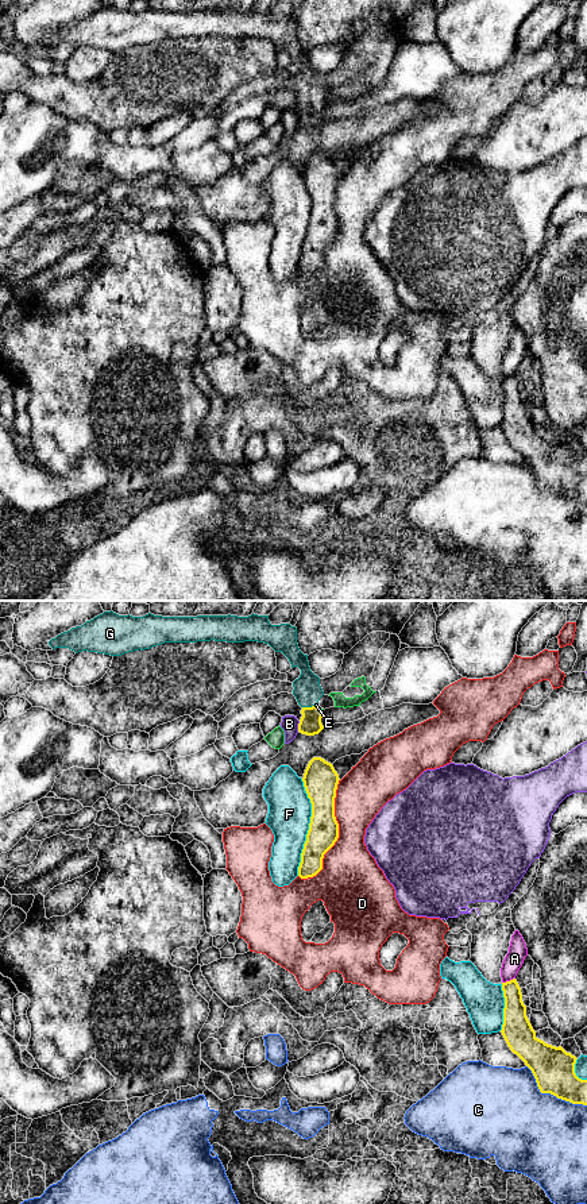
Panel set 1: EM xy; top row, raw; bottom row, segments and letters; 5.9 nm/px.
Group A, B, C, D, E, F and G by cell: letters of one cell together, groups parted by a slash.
A / B / C / D / E / F / G

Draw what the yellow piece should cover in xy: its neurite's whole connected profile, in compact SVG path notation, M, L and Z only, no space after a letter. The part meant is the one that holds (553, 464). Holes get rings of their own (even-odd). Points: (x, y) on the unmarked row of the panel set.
M515 374L502 378L505 393L502 431L532 466L541 489L551 489L572 499L587 501L587 475L575 468L576 452L536 432Z

